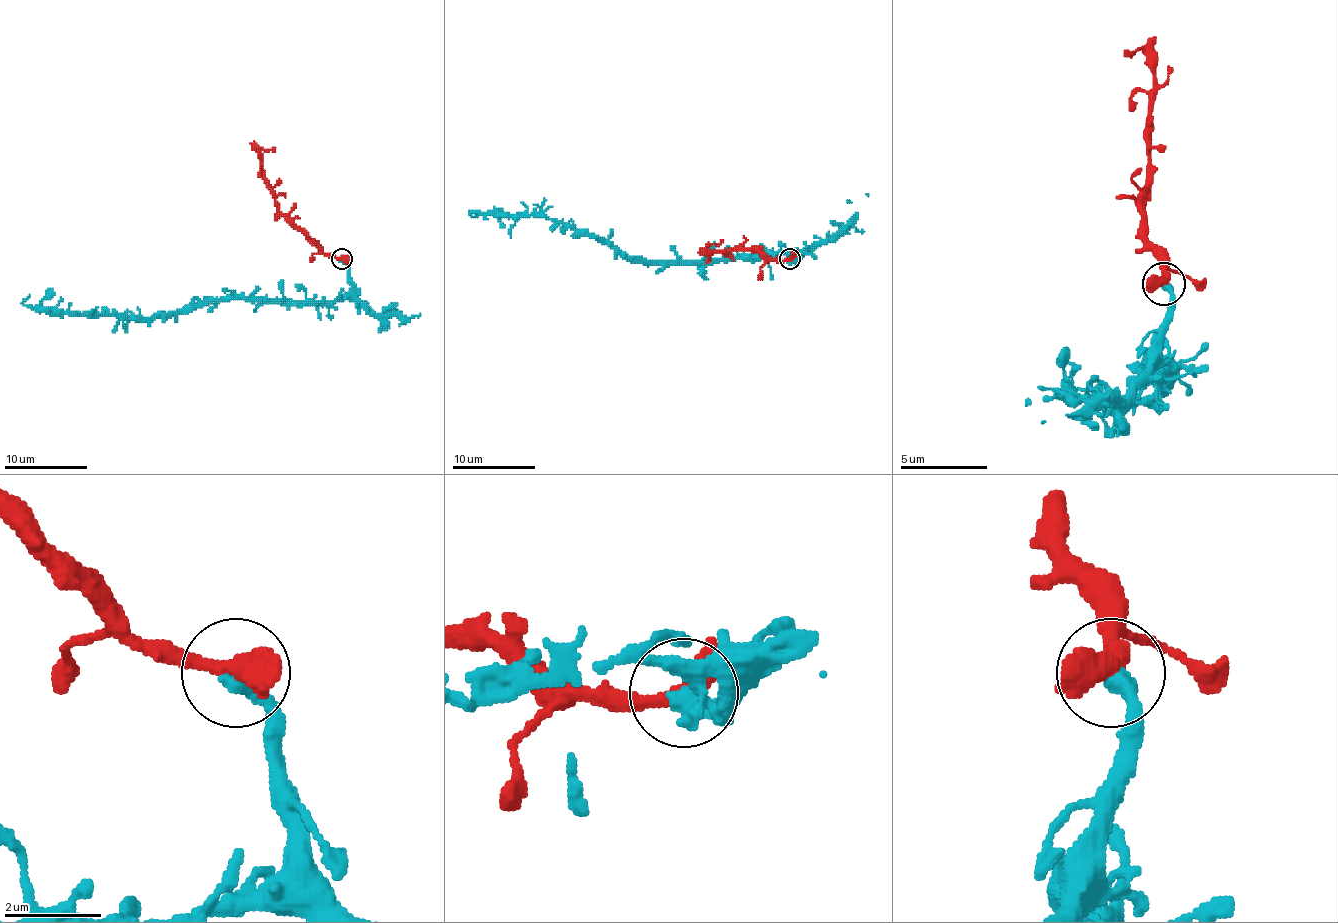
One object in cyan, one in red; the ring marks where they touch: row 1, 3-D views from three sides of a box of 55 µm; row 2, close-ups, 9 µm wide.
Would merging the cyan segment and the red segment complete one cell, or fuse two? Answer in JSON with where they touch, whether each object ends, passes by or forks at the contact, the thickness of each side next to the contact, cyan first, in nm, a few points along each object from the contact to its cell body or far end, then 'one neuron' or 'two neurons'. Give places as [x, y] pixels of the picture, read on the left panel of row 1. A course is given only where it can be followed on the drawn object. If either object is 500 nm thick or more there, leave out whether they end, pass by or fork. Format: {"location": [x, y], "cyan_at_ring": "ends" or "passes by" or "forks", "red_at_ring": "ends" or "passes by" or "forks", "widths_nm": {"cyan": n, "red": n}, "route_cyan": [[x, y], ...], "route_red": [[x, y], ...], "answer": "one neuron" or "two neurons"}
{"location": [342, 259], "cyan_at_ring": "ends", "red_at_ring": "passes by", "widths_nm": {"cyan": 420, "red": 400}, "route_cyan": [[341, 259], [351, 291], [333, 301], [189, 303], [131, 318], [36, 311], [23, 303], [29, 295]], "route_red": [[341, 259], [324, 255], [279, 209], [275, 191], [264, 176], [262, 153], [258, 149], [275, 147]], "answer": "one neuron"}

